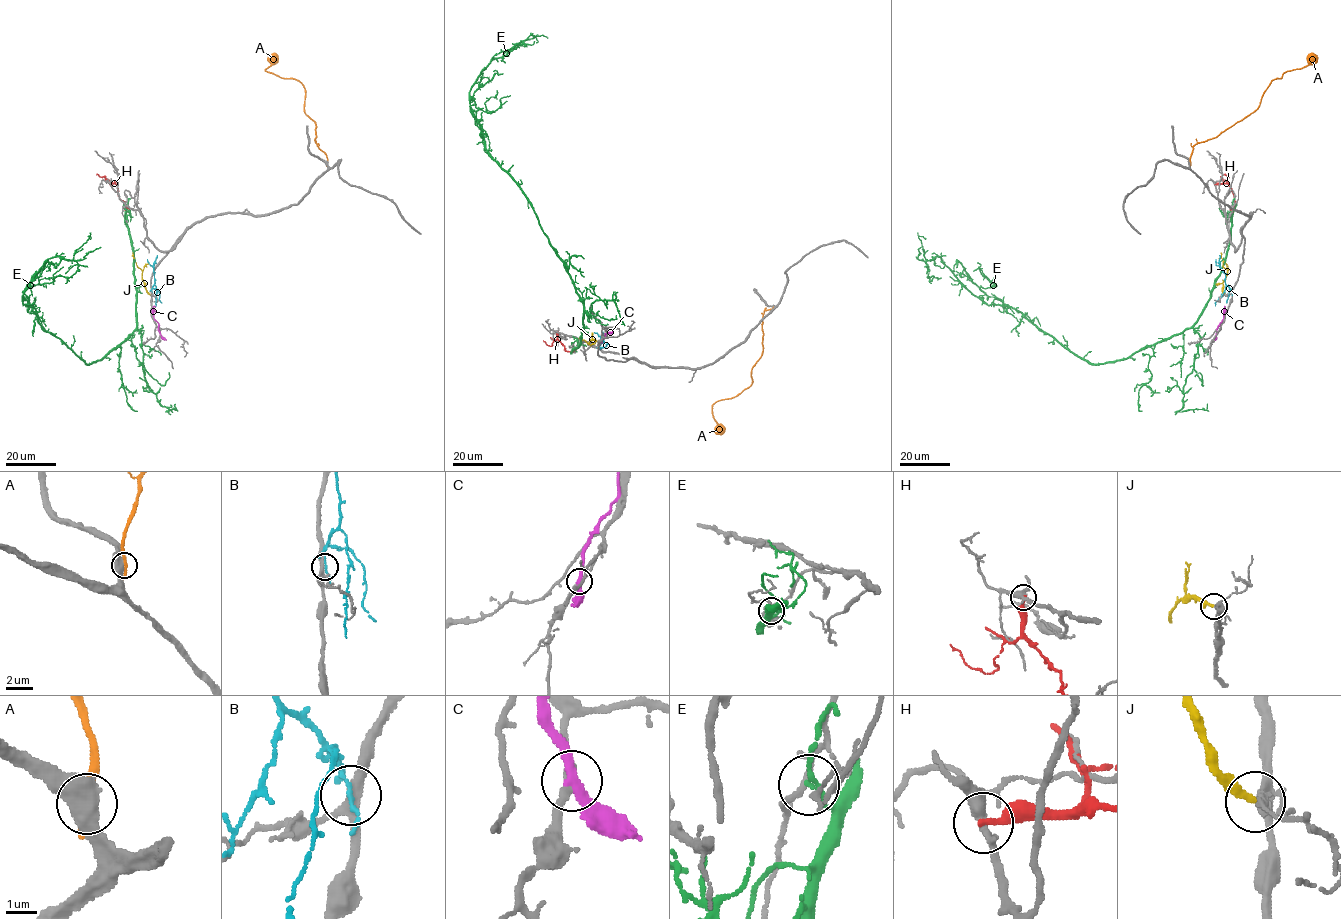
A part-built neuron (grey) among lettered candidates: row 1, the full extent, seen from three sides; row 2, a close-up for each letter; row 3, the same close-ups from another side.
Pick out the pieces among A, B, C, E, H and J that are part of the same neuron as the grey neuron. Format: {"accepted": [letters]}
{"accepted": ["J"]}

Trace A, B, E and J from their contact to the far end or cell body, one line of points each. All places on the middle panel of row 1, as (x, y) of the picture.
A: (773, 307), (764, 311), (763, 353), (752, 368), (751, 384), (713, 405), (713, 416), (721, 432)
B: (598, 349), (600, 337), (604, 336)
E: (573, 349), (580, 344), (583, 302), (531, 203), (485, 148), (470, 104), (481, 72), (524, 44), (491, 58)
J: (597, 341), (591, 340), (588, 344), (579, 337)

